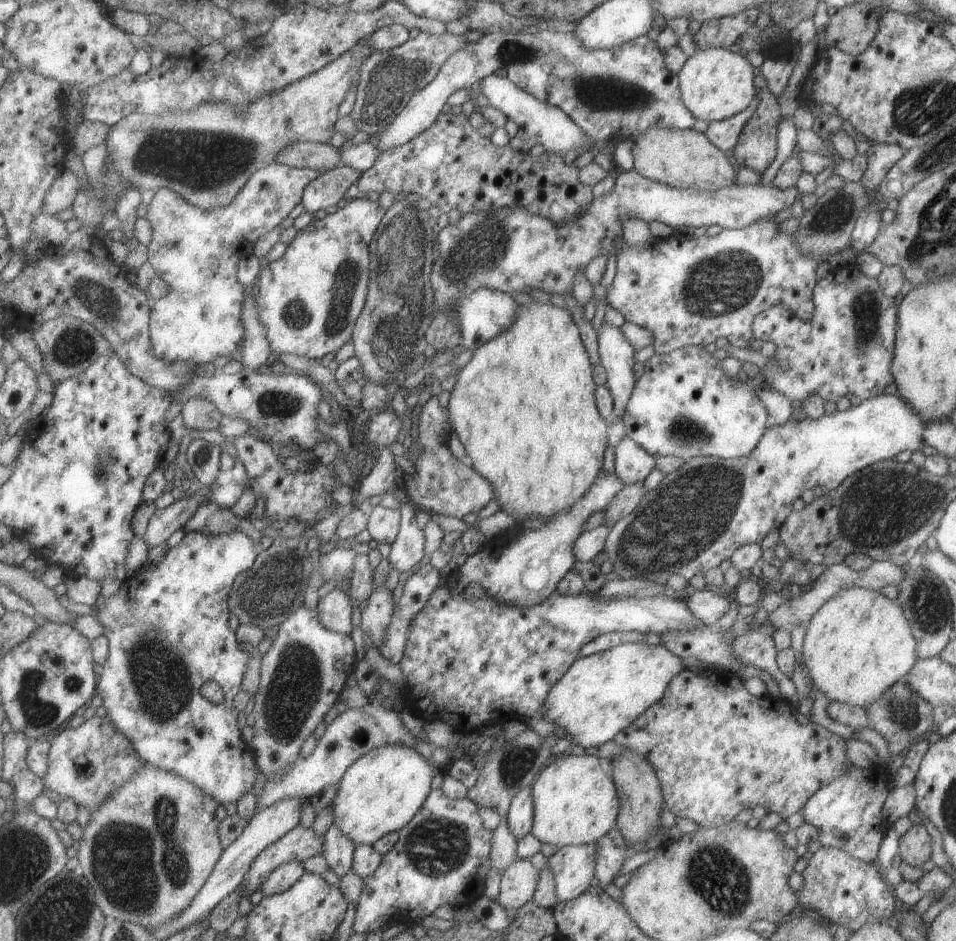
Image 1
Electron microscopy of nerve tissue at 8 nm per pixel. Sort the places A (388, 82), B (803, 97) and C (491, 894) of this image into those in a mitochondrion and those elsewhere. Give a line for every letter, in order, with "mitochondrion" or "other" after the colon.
A: mitochondrion
B: other
C: other

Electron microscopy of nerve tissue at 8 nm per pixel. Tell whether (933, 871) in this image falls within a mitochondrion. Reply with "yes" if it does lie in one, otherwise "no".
no

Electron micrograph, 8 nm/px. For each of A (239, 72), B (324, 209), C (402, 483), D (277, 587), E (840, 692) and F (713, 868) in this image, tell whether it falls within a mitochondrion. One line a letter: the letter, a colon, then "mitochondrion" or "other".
A: other
B: other
C: other
D: mitochondrion
E: other
F: mitochondrion

